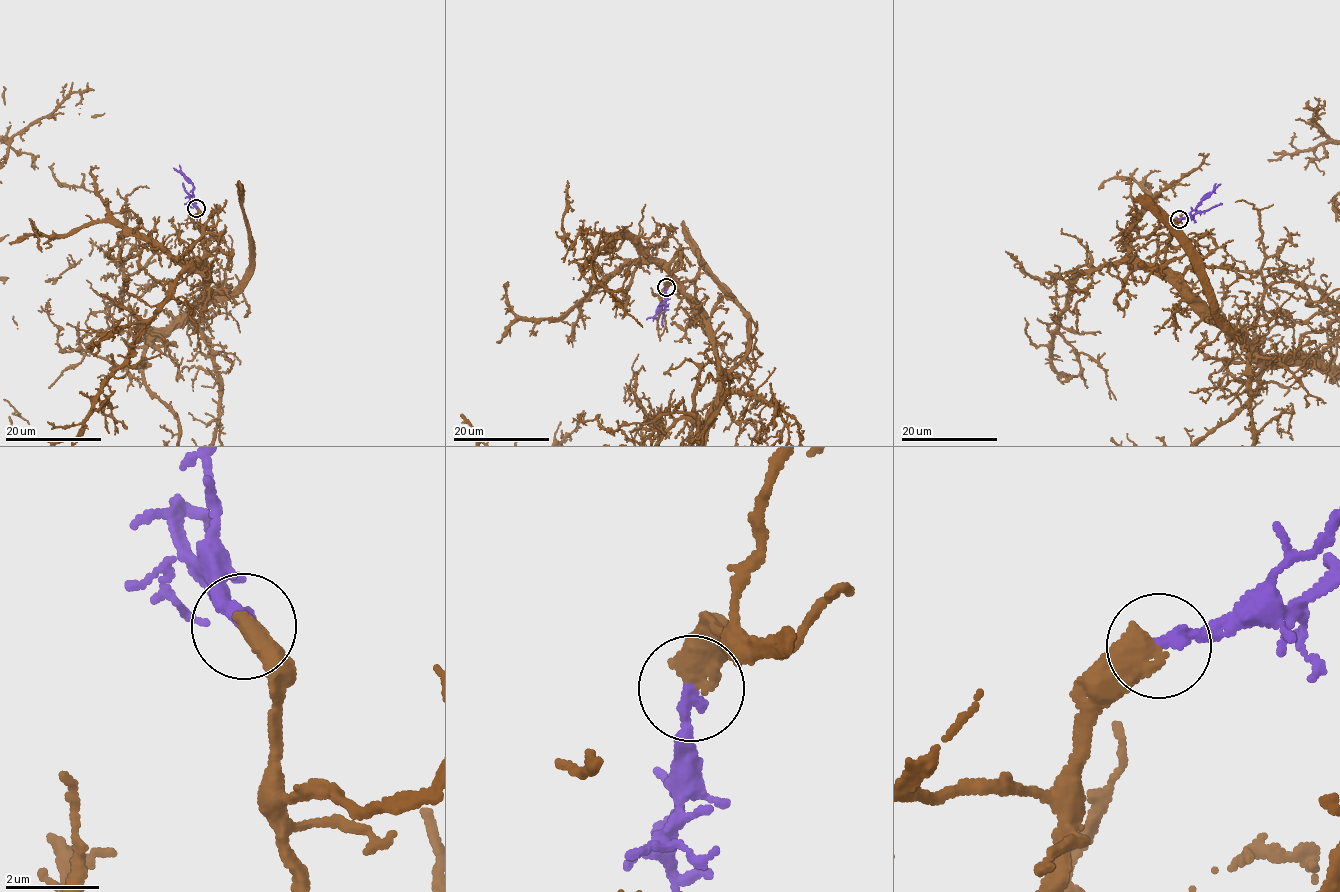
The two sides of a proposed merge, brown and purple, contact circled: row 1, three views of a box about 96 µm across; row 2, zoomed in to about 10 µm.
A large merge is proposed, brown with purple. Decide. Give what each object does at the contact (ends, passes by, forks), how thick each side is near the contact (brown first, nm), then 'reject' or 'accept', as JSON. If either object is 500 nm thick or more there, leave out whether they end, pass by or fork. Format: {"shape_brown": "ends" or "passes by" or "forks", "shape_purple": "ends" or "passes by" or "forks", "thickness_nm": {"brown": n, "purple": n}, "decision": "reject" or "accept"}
{"thickness_nm": {"brown": 500, "purple": 280}, "decision": "accept"}

